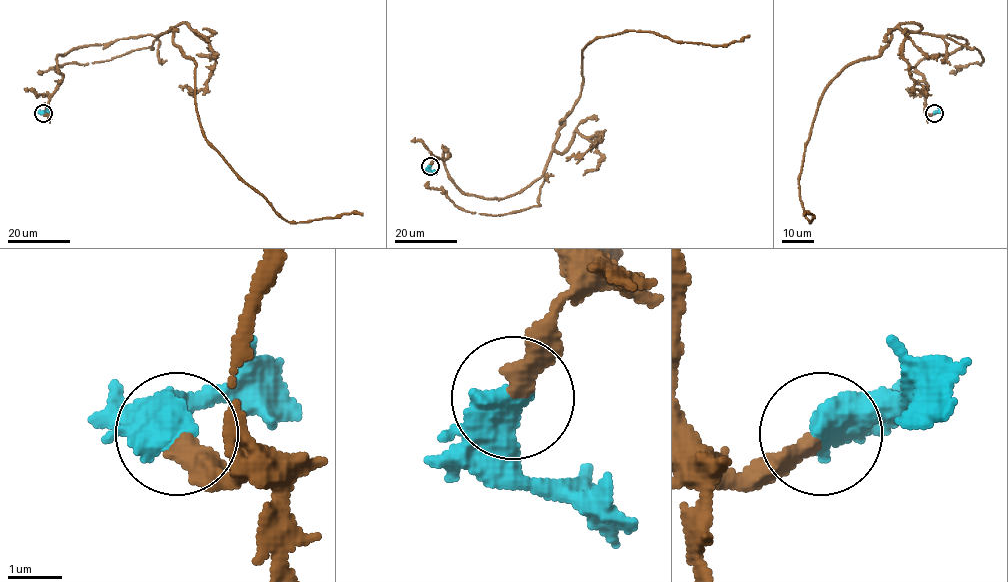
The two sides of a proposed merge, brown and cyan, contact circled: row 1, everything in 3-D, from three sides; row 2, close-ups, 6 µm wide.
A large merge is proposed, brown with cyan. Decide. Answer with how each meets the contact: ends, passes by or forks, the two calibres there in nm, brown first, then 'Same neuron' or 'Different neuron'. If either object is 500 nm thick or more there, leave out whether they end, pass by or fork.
Thickness 360 nm (brown) against 650 nm. Same neuron

